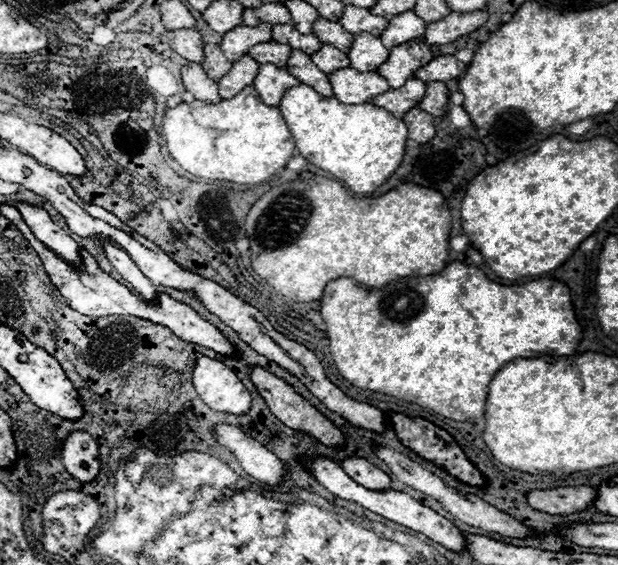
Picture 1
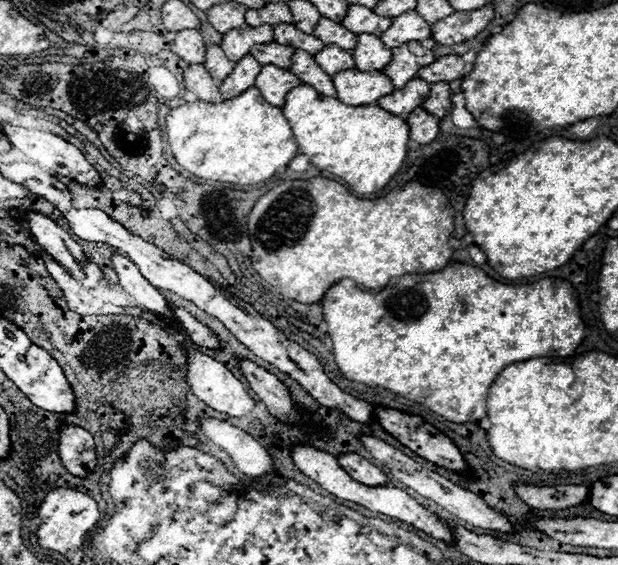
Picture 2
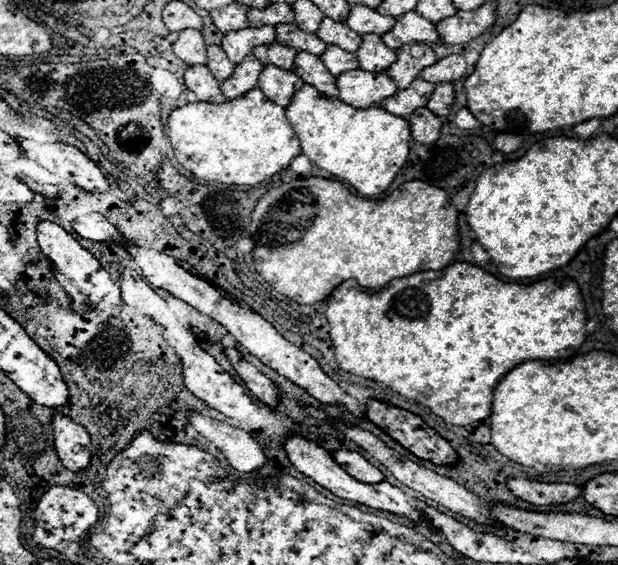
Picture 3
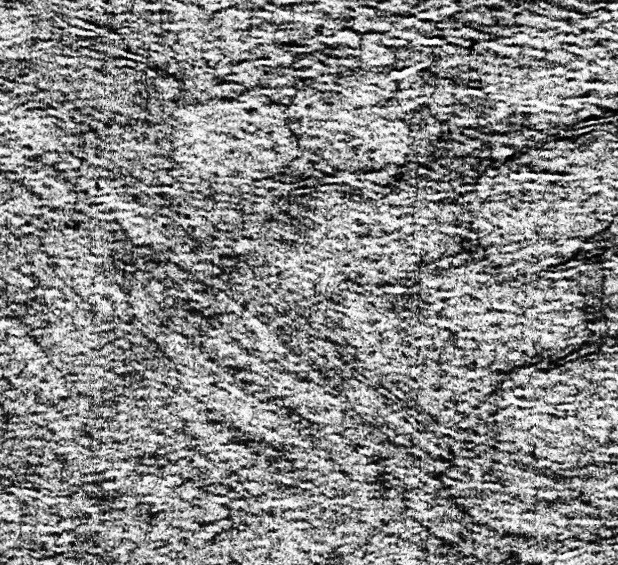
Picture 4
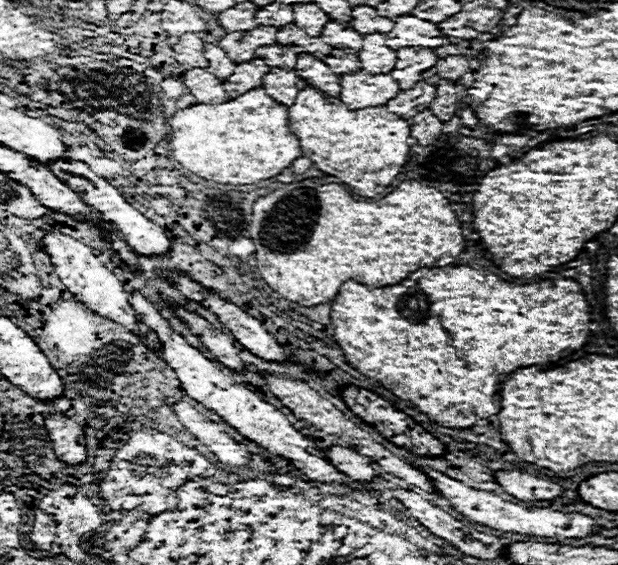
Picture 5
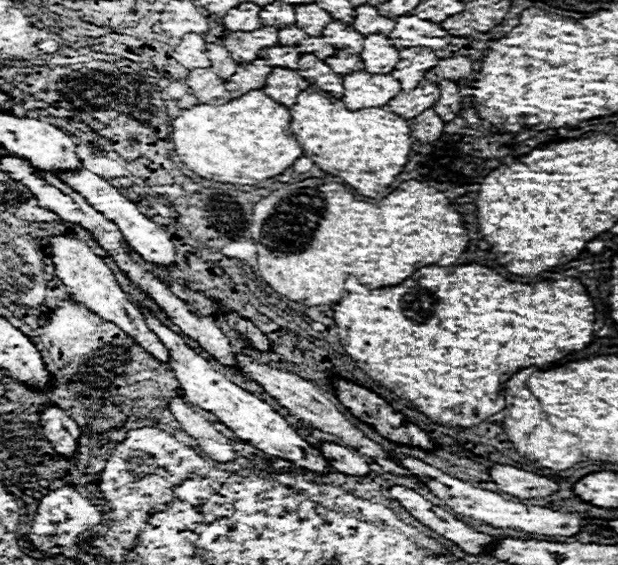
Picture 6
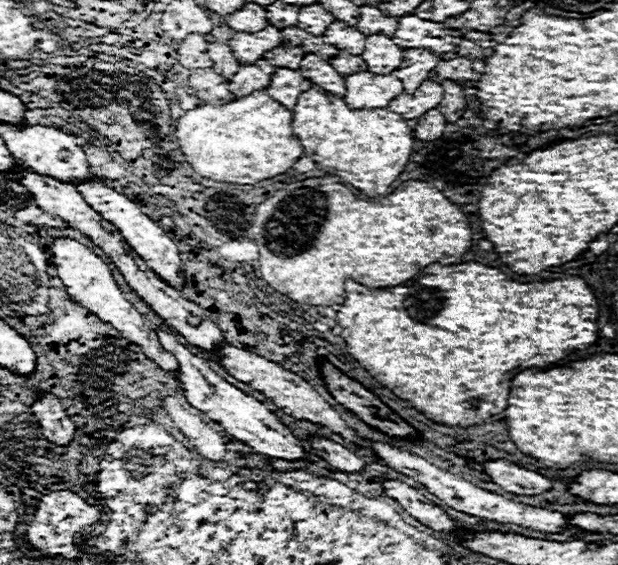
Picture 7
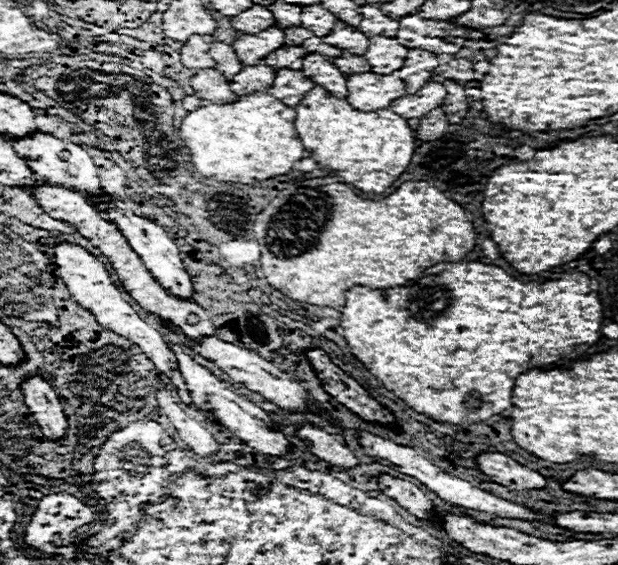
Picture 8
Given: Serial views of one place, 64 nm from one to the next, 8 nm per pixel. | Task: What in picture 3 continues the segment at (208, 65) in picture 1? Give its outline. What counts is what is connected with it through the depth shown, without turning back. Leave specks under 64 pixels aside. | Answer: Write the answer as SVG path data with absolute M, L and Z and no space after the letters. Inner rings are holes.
M210 44L206 46L206 68L212 72L212 76L218 80L218 82L224 82L226 78L232 76L232 70L234 70L234 64L226 58L226 54L222 52L222 48L218 44Z

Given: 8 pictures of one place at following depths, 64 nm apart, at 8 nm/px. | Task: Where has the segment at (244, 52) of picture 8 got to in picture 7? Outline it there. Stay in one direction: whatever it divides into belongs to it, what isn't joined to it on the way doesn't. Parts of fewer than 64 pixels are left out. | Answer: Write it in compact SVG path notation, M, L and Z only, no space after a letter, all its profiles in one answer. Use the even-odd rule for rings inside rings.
M268 26L260 32L254 32L254 34L236 32L228 40L228 46L240 64L254 64L256 60L262 58L262 54L266 50L278 48L280 44L282 44L282 36L280 36L280 30L274 26Z

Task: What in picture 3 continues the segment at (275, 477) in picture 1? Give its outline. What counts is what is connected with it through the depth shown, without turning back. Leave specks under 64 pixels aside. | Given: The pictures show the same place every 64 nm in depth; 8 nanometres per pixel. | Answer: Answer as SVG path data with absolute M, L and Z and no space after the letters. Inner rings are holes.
M198 412L190 414L190 422L208 442L212 442L218 450L224 452L226 460L236 472L252 474L266 466L266 456L262 446L244 428L230 426L222 420Z

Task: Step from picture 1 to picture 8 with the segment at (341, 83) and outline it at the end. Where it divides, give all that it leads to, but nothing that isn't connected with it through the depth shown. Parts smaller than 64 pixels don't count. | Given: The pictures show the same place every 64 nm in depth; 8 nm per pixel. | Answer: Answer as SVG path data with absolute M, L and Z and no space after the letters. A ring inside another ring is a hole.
M374 72L350 74L346 78L348 84L348 104L362 112L372 112L380 108L388 108L392 100L406 94L406 86L394 74L380 75Z

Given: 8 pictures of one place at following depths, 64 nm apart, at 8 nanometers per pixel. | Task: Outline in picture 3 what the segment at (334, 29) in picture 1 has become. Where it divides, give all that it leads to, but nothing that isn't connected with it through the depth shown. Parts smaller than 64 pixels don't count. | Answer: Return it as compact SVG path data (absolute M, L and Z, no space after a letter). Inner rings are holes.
M322 18L322 24L318 26L316 36L326 42L326 44L336 44L340 46L344 52L356 52L360 46L360 36L356 32L352 32L350 28L346 28L340 22L334 22L330 18Z

